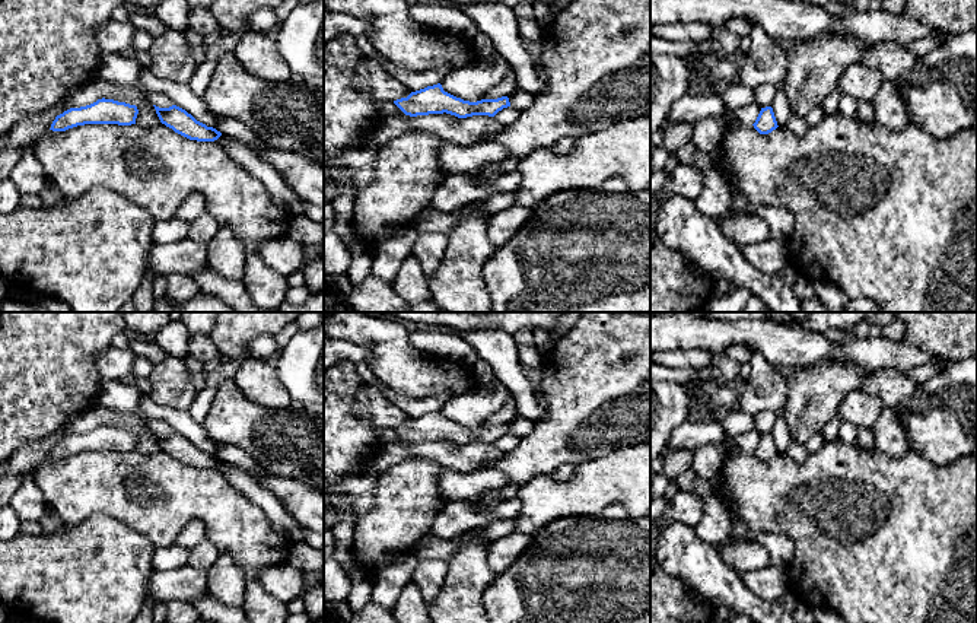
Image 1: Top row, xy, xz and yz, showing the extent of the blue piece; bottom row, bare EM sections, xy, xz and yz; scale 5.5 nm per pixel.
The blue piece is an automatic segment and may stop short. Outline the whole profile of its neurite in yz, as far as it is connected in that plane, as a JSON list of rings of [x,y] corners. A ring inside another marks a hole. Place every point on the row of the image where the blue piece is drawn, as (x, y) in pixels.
[[[771,107],[761,108],[752,125],[760,134],[768,134],[773,130],[776,130],[779,125],[777,125],[773,108]]]

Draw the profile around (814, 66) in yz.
[[[822,34],[787,47],[787,70],[782,88],[792,112],[806,118],[837,88],[847,66],[859,61],[873,42],[843,34]]]

